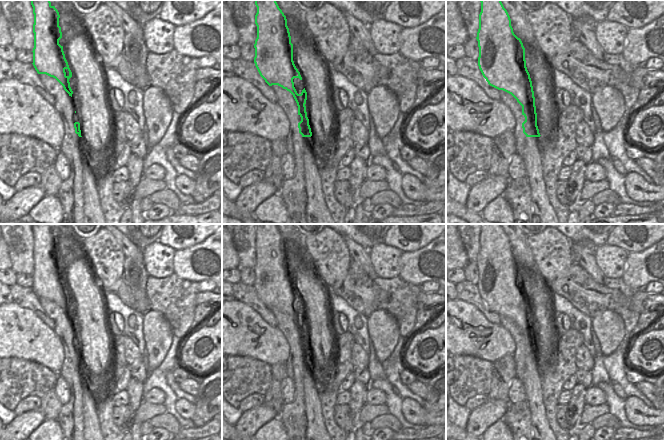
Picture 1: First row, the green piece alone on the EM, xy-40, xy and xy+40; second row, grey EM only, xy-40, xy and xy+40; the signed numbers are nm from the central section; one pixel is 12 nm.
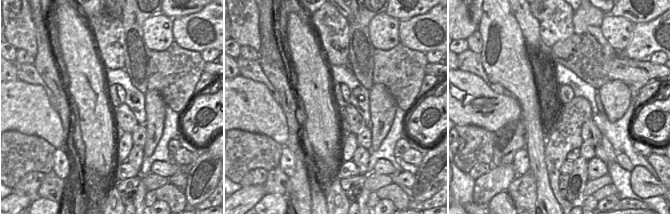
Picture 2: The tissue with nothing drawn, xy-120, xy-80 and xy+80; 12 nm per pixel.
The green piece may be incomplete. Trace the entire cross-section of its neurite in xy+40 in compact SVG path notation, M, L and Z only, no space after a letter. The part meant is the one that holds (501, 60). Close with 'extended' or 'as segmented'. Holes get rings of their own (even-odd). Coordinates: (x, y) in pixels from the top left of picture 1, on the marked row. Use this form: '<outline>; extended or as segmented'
M480 0L480 2L481 12L476 37L479 47L479 69L490 86L511 94L517 100L522 106L522 115L525 117L522 123L523 133L526 135L525 153L522 159L531 190L533 224L559 224L543 180L542 150L545 148L545 141L537 126L535 97L530 74L526 67L525 48L521 39L514 34L510 16L501 0Z; extended

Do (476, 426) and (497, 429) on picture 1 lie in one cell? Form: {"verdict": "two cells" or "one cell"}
{"verdict": "two cells"}

